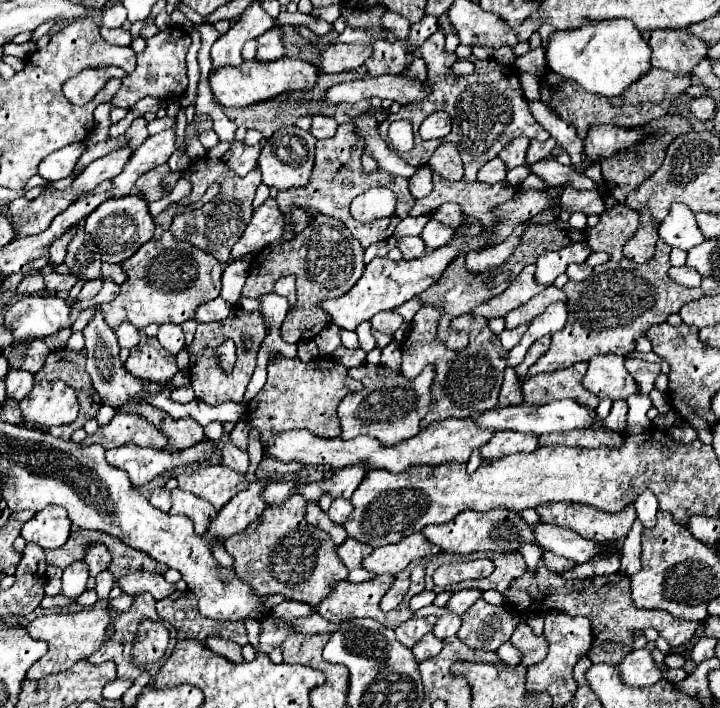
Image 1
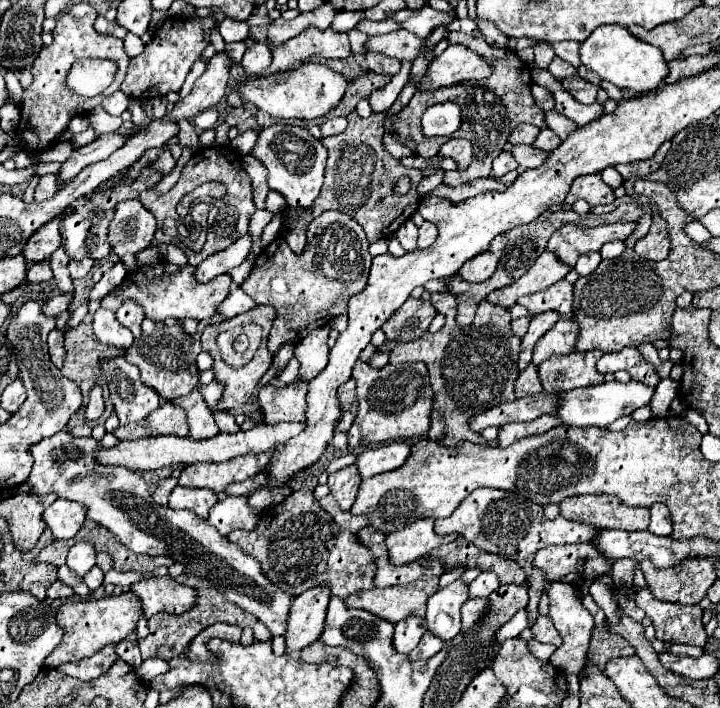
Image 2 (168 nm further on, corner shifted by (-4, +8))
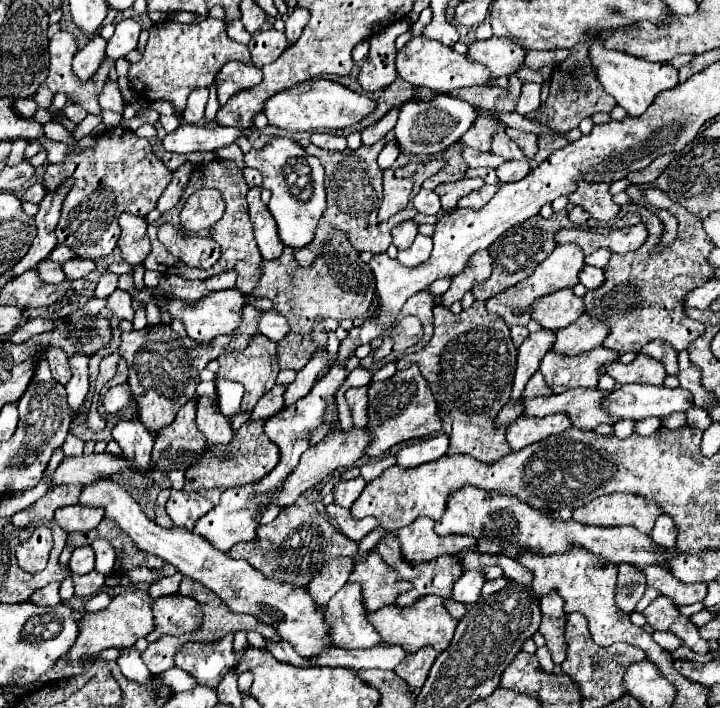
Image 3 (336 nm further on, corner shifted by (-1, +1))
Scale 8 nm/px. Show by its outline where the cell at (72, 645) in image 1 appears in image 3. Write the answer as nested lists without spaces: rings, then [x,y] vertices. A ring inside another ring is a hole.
[[[127,589],[121,595],[113,597],[113,601],[109,603],[107,609],[103,609],[99,613],[85,613],[85,617],[79,623],[79,637],[77,637],[75,645],[69,649],[69,661],[77,661],[81,657],[95,655],[109,647],[113,647],[113,649],[133,647],[137,639],[147,637],[155,627],[151,605],[153,605],[153,599],[149,597],[147,591]]]

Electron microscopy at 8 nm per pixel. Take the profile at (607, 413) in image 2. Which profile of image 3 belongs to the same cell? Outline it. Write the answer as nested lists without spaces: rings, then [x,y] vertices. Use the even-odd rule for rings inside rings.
[[[623,385],[611,391],[603,405],[605,411],[617,419],[661,419],[673,411],[687,411],[693,405],[693,395],[681,387],[667,389],[663,385]]]

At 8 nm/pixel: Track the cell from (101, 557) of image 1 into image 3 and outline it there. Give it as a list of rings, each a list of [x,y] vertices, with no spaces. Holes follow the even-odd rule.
[[[91,571],[89,575],[77,575],[73,573],[73,585],[75,585],[75,597],[89,597],[95,595],[101,585],[103,585],[105,577],[97,571]]]

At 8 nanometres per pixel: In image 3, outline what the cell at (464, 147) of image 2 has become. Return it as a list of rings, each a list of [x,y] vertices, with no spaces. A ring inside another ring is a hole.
[[[465,147],[463,151],[463,159],[469,167],[499,167],[501,163],[505,163],[505,159],[493,155],[493,153],[483,153],[483,151],[477,151],[473,147]]]

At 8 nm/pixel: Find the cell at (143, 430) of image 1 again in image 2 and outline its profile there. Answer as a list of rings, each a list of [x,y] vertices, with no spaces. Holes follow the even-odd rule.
[[[162,404],[144,420],[144,424],[126,424],[118,426],[114,430],[114,436],[120,440],[134,440],[144,436],[158,436],[158,434],[172,434],[172,436],[186,436],[188,434],[188,422],[180,408],[172,404]]]

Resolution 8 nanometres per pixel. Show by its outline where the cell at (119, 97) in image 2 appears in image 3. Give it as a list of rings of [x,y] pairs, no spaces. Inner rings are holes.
[[[107,79],[101,95],[99,95],[99,105],[103,109],[109,109],[109,111],[115,111],[115,113],[121,113],[123,111],[123,101],[121,101],[121,93],[117,89],[117,83],[113,83],[111,79]]]

